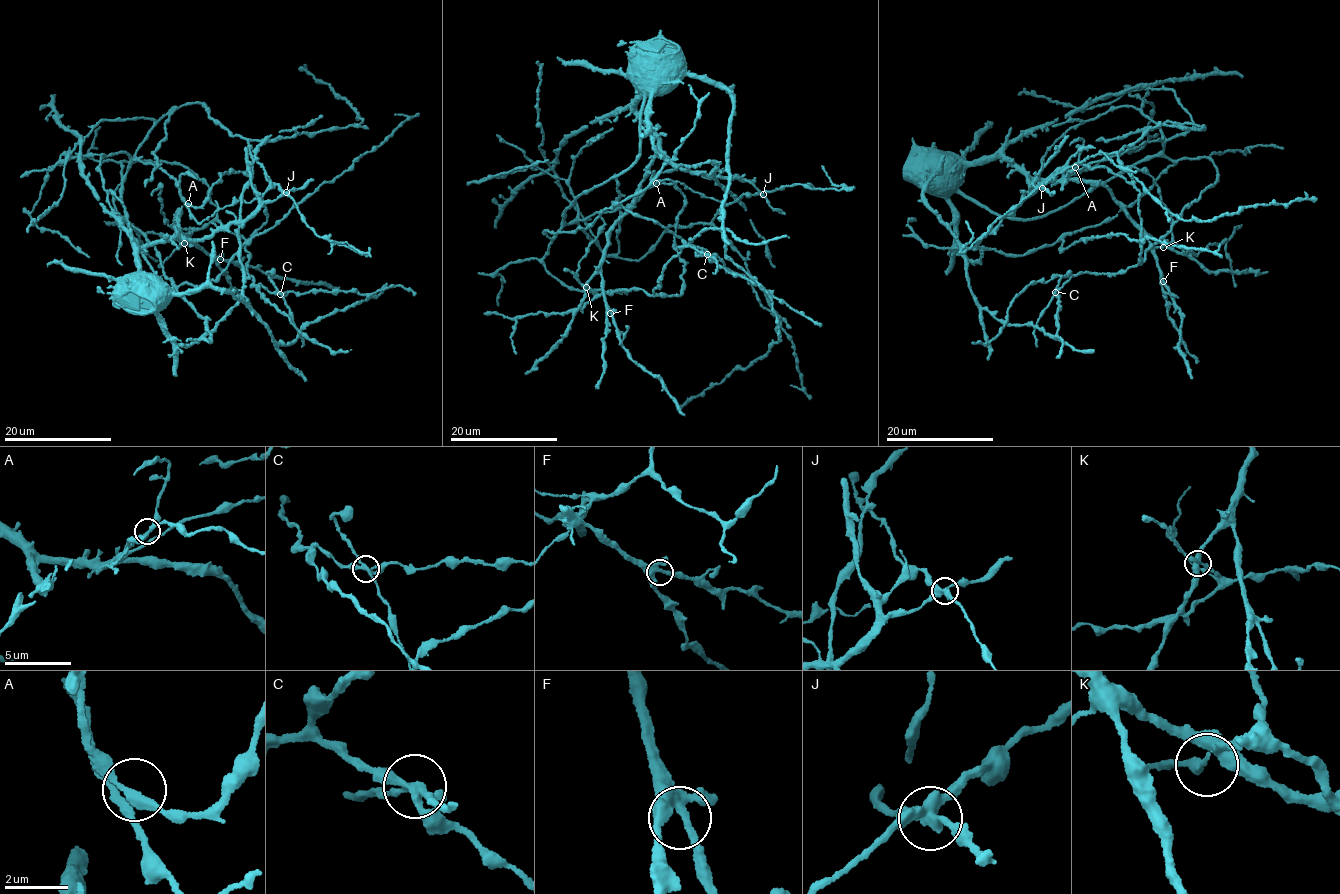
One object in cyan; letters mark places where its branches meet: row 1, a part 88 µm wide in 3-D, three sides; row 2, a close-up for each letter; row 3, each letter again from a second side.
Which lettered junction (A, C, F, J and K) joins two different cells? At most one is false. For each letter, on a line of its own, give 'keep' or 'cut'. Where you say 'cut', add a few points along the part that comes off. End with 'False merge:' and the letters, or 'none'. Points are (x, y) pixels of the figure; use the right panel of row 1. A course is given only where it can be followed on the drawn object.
A: keep
C: cut | (1054, 292), (1034, 328), (1036, 346)
F: keep
J: keep
K: keep
False merge: C

